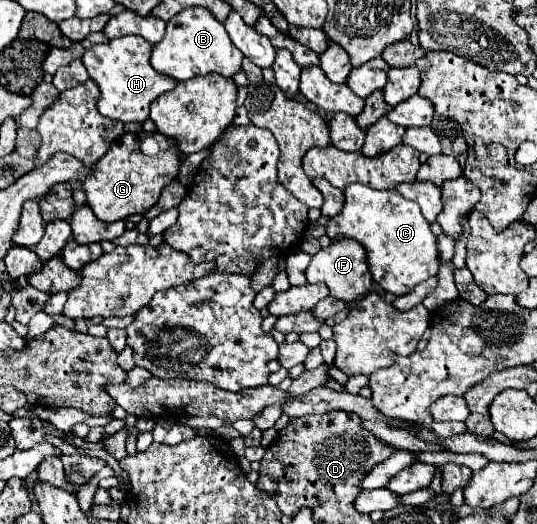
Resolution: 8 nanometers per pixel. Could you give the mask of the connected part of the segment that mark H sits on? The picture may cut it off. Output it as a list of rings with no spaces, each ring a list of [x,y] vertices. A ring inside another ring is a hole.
[[[138,37],[112,39],[104,45],[94,45],[84,53],[82,63],[90,79],[100,87],[98,111],[104,117],[122,123],[130,123],[130,121],[144,123],[150,113],[150,103],[162,93],[172,91],[176,87],[174,79],[166,79],[166,75],[158,75],[154,67],[150,67],[150,53],[152,53],[150,43]]]

